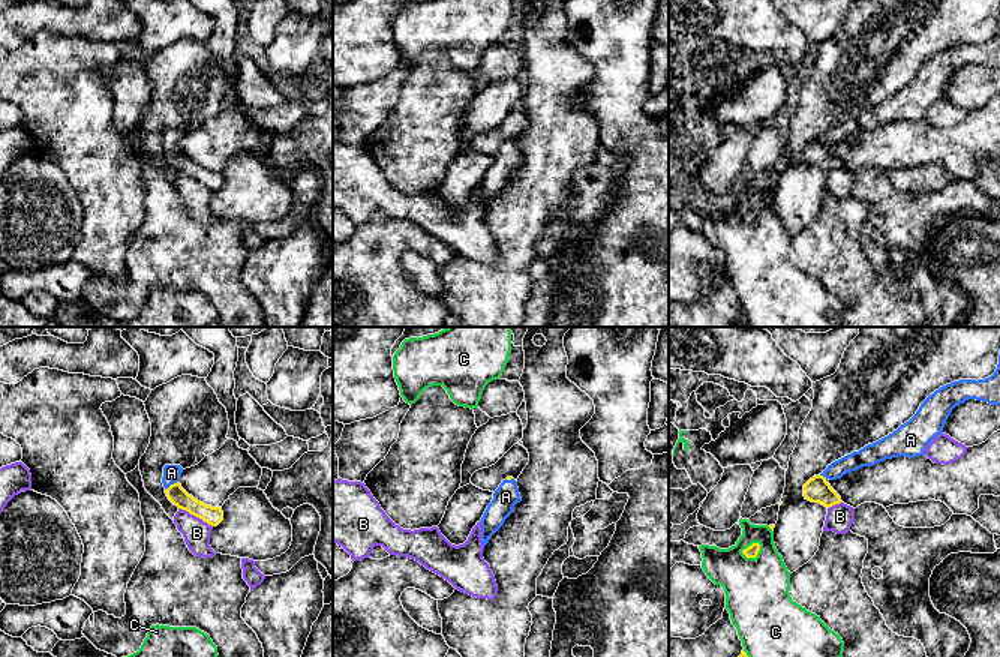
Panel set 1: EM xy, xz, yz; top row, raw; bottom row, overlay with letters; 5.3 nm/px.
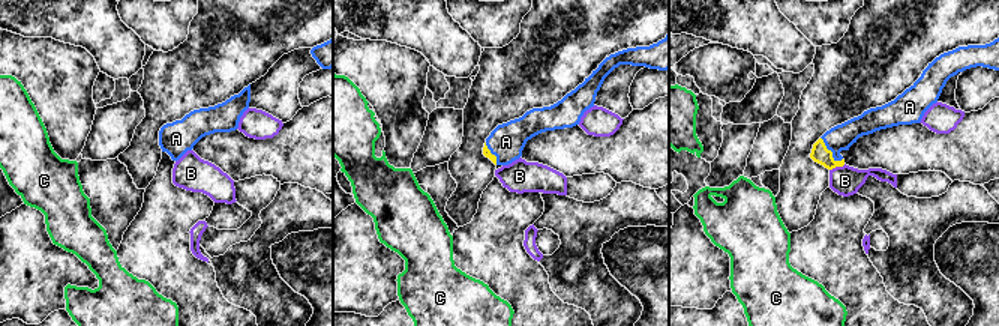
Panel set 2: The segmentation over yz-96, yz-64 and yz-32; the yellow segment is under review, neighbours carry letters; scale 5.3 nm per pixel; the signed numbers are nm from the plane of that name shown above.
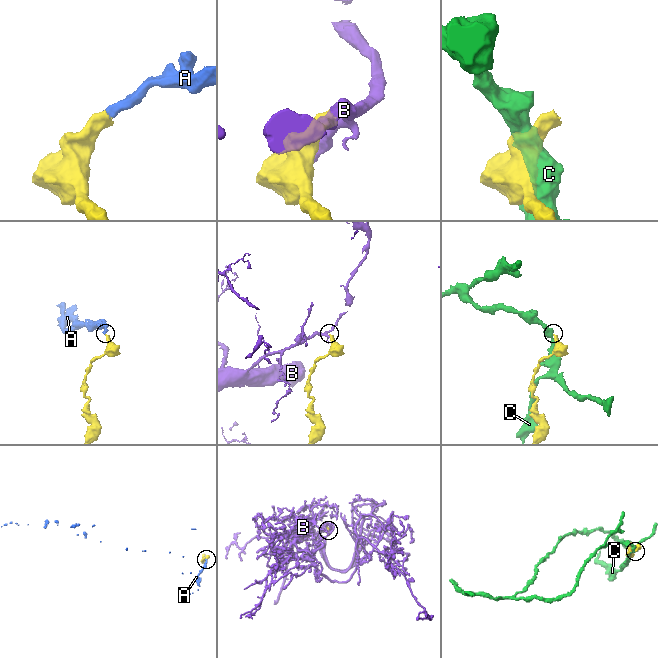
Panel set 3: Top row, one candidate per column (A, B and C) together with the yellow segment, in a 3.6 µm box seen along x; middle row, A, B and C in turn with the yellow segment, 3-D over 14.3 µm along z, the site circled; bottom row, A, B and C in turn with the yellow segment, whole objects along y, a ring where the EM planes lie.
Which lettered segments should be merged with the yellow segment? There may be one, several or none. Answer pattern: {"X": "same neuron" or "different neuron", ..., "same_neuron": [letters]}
{"A": "same neuron", "B": "different neuron", "C": "different neuron", "same_neuron": ["A"]}

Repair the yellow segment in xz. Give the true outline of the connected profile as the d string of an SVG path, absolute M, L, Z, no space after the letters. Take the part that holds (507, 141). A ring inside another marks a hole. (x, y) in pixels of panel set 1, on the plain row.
M513 141L502 144L480 184L483 210L489 207L490 201L504 189L514 170L520 165L517 146Z

